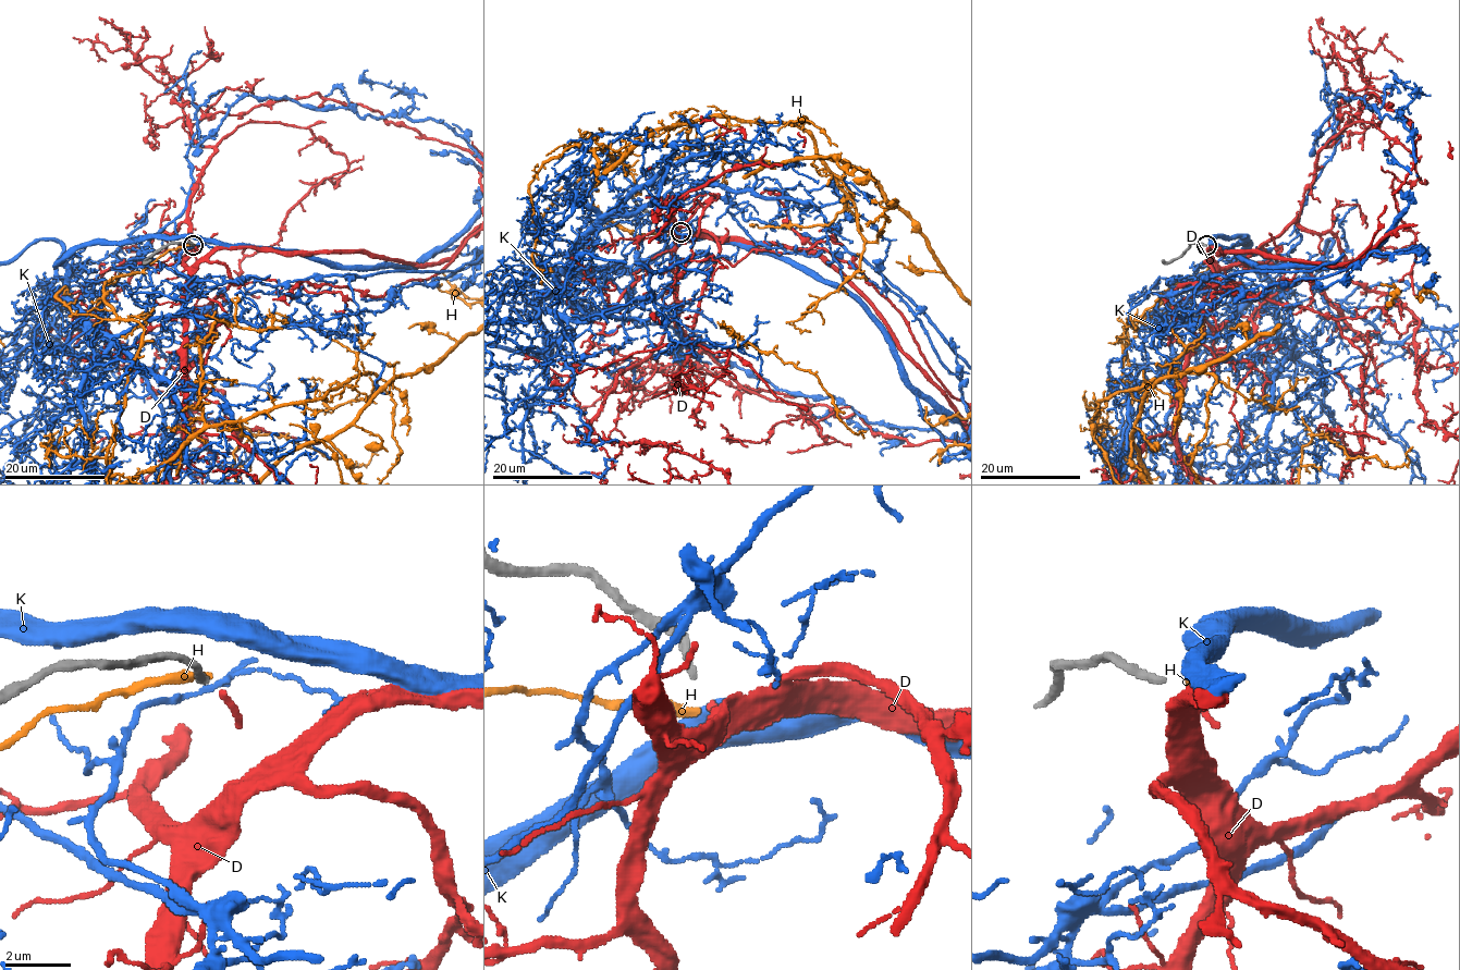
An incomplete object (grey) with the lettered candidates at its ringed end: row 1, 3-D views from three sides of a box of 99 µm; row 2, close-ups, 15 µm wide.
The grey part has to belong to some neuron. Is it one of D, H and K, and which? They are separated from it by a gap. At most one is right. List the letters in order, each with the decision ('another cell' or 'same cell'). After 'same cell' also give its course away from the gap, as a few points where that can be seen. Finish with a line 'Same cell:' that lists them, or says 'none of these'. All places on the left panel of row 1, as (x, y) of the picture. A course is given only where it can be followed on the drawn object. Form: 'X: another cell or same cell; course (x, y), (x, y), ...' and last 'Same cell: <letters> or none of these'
D: same cell
H: another cell
K: another cell
Same cell: D

